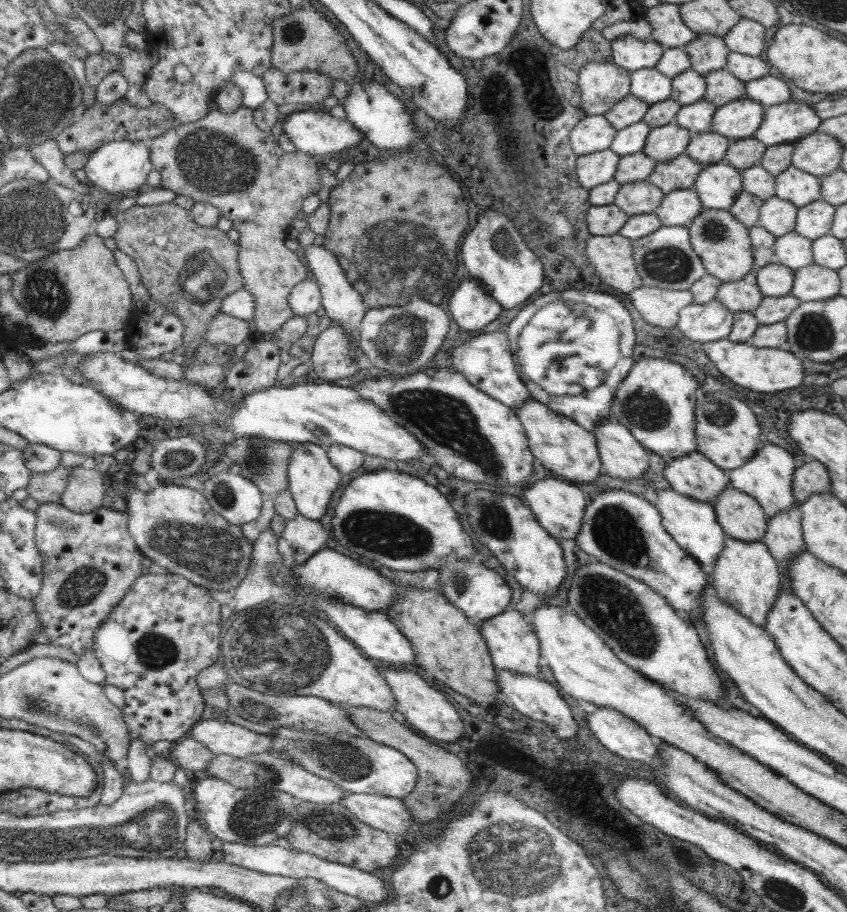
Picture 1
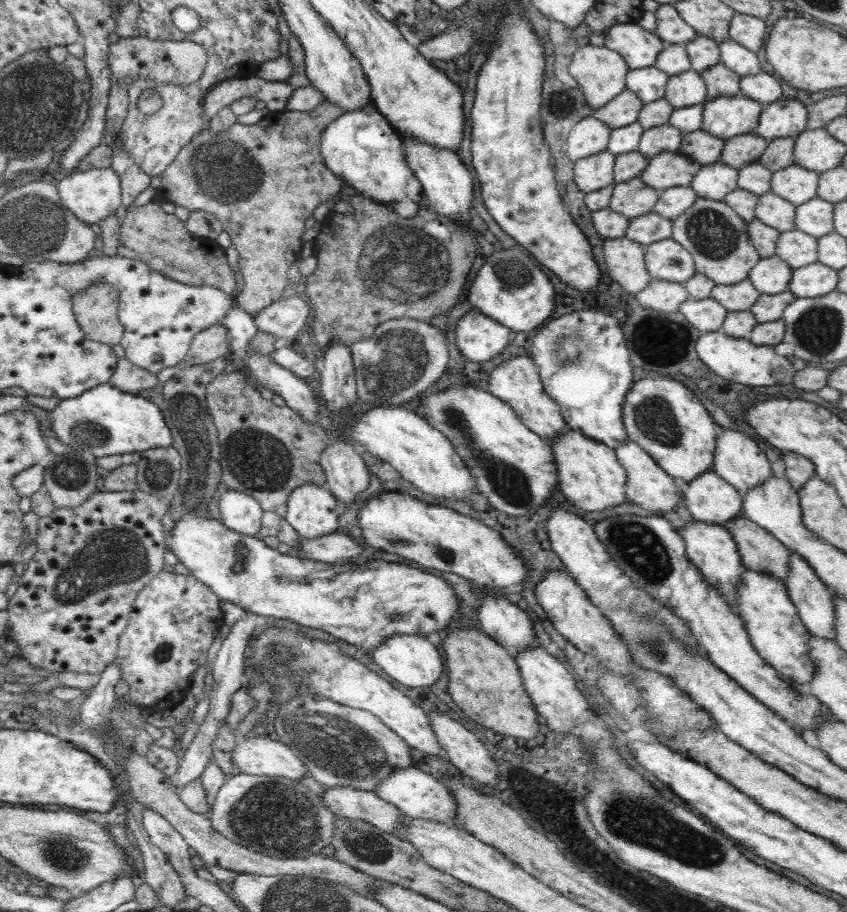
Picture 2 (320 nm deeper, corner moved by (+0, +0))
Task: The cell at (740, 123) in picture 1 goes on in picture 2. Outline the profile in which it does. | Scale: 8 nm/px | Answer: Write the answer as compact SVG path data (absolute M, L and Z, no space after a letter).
M744 94L705 100L701 129L724 140L745 135L755 129L763 107Z

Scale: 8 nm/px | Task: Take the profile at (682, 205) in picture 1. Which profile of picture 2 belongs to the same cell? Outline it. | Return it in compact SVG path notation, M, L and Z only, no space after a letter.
M692 187L665 188L659 194L653 213L673 221L677 216L684 214L688 208L691 208L697 198L698 196Z

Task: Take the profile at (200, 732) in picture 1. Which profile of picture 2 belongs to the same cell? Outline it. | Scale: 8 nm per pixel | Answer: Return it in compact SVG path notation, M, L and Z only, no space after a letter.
M270 737L242 738L233 750L234 766L248 775L282 777L301 781L308 776L306 766L282 741Z

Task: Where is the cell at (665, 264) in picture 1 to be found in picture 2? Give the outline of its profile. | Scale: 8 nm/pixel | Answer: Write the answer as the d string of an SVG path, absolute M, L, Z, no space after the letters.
M672 238L645 245L644 249L645 265L654 280L683 284L697 273L690 252Z

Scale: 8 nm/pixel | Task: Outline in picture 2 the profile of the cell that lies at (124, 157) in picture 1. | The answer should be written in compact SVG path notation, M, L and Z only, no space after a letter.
M111 167L106 169L92 169L86 172L74 172L55 180L62 205L74 213L80 221L96 228L100 221L106 219L114 212L121 212L121 183L118 173Z

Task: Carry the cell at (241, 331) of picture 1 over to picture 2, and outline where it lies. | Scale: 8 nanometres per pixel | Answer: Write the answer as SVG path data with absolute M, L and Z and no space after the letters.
M221 324L214 325L194 335L185 362L206 364L225 355L231 356L228 331Z

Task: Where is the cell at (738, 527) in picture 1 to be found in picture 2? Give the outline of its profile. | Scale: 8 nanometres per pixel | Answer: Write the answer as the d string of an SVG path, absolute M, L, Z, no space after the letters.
M743 515L722 524L732 535L742 564L784 581L789 571L789 551L765 528Z

